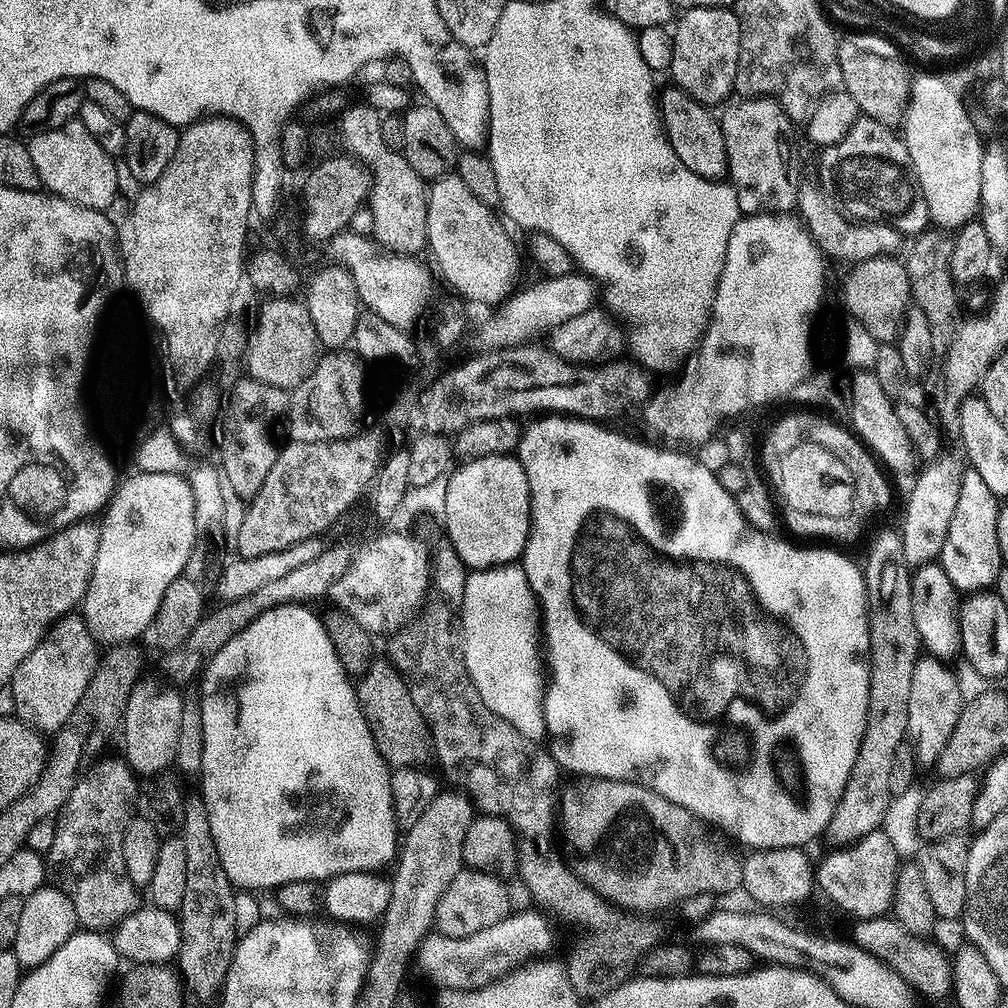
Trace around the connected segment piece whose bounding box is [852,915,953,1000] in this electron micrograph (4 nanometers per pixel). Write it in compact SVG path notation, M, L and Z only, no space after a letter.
M891 915L886 916L875 916L874 918L870 918L869 920L859 920L855 923L856 930L854 934L852 934L854 943L860 947L862 950L866 950L871 954L872 956L877 956L879 960L883 960L885 964L889 964L891 968L893 968L897 974L901 976L907 982L909 987L911 989L914 989L916 992L917 990L922 992L924 995L929 996L932 1000L944 1000L953 995L953 972L952 972L952 965L953 965L953 957L951 955L946 954L943 952L942 949L939 948L938 945L935 944L934 941L928 940L932 938L925 938L923 935L917 934L915 932L911 932L910 930L906 930L904 927L902 927L901 924L895 918L893 918Z

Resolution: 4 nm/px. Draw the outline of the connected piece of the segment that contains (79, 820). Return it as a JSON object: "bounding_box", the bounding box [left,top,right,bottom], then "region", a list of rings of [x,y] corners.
{"bounding_box":[46,758,142,932],"region":[[[120,758],[102,764],[90,772],[81,775],[70,798],[55,817],[56,829],[52,832],[52,845],[46,851],[46,863],[54,877],[55,886],[64,891],[66,897],[73,902],[79,927],[93,932],[104,932],[115,929],[116,925],[134,914],[134,910],[142,904],[139,894],[136,893],[139,892],[137,885],[130,882],[130,874],[126,874],[126,862],[122,862],[122,834],[134,812],[138,780],[132,769]]]}

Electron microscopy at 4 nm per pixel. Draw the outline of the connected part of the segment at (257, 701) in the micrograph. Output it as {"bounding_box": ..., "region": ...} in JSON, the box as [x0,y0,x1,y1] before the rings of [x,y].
{"bounding_box":[198,604,398,890],"region":[[[287,604],[274,610],[266,610],[266,614],[254,618],[254,622],[246,626],[246,630],[234,634],[234,638],[230,638],[230,642],[226,642],[226,646],[222,646],[218,654],[206,661],[206,667],[198,680],[204,735],[202,766],[198,777],[201,792],[199,795],[208,811],[210,834],[214,834],[214,846],[218,846],[222,870],[226,870],[232,885],[240,890],[275,890],[286,882],[299,880],[327,882],[333,876],[351,872],[376,874],[382,870],[379,868],[384,868],[387,864],[389,867],[398,855],[398,825],[390,790],[392,768],[384,761],[374,742],[374,734],[356,697],[355,683],[350,679],[350,674],[342,666],[342,662],[338,662],[338,654],[326,634],[323,619],[319,615],[315,616],[310,609],[311,607],[303,604]]]}

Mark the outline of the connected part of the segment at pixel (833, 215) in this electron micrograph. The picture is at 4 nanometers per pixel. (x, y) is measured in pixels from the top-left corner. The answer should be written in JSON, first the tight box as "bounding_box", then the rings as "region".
{"bounding_box":[795,179,902,266],"region":[[[801,179],[795,211],[813,243],[829,261],[845,260],[846,265],[853,266],[864,259],[899,253],[902,234],[891,223],[850,222],[849,217],[837,207],[832,197],[821,191],[815,179],[812,180]]]}

